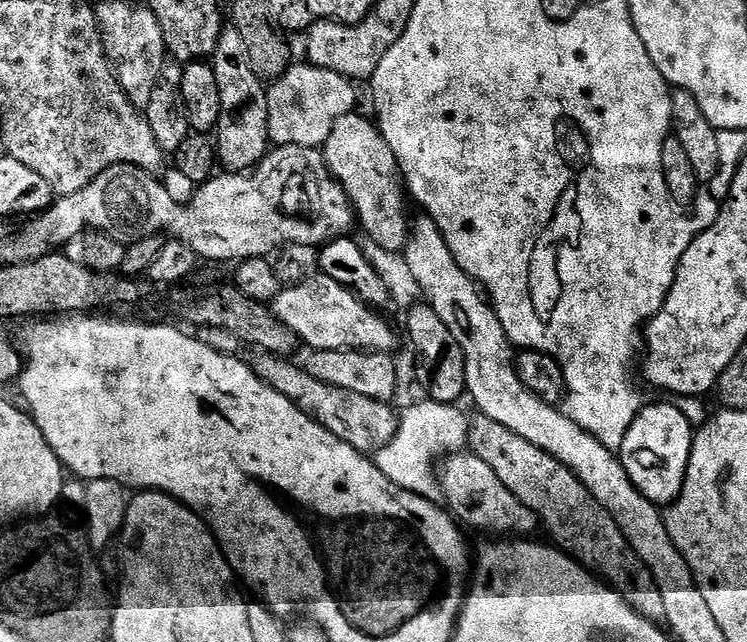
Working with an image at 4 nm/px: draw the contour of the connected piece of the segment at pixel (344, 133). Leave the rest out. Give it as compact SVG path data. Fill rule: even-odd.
M359 111L351 112L338 118L338 122L334 122L334 126L330 130L330 138L322 145L324 165L328 167L332 177L346 190L356 213L359 227L364 227L365 234L382 251L400 254L403 253L404 246L408 243L410 231L409 201L406 199L406 188L400 175L400 163L394 158L394 150L390 150L390 146L384 135L380 133L379 127L369 117L368 121L366 117L360 115Z

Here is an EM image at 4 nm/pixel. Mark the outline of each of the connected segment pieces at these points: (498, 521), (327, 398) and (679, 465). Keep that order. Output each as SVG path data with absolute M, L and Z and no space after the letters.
M461 450L451 453L444 465L438 468L444 504L447 511L461 525L469 524L472 528L481 528L484 532L493 532L496 538L528 538L538 528L534 510L522 506L506 486L502 486L498 474L482 462L482 458L472 455L471 451Z
M260 354L257 357L257 360L253 359L251 361L252 369L271 388L278 390L278 394L290 398L290 402L294 402L294 406L298 406L298 410L302 410L314 422L318 422L326 430L330 430L330 434L342 438L342 442L354 446L358 451L365 454L374 454L383 444L390 443L394 438L398 423L398 412L397 409L392 409L393 405L391 403L375 400L374 398L366 398L366 394L354 394L354 390L349 388L339 388L333 384L328 384L319 375L309 371L307 367L301 366L299 368L296 364L288 364L292 362L289 362L287 359L277 358L271 354Z
M675 403L651 404L640 409L626 430L618 455L636 489L657 506L667 506L680 497L692 453L694 425Z

